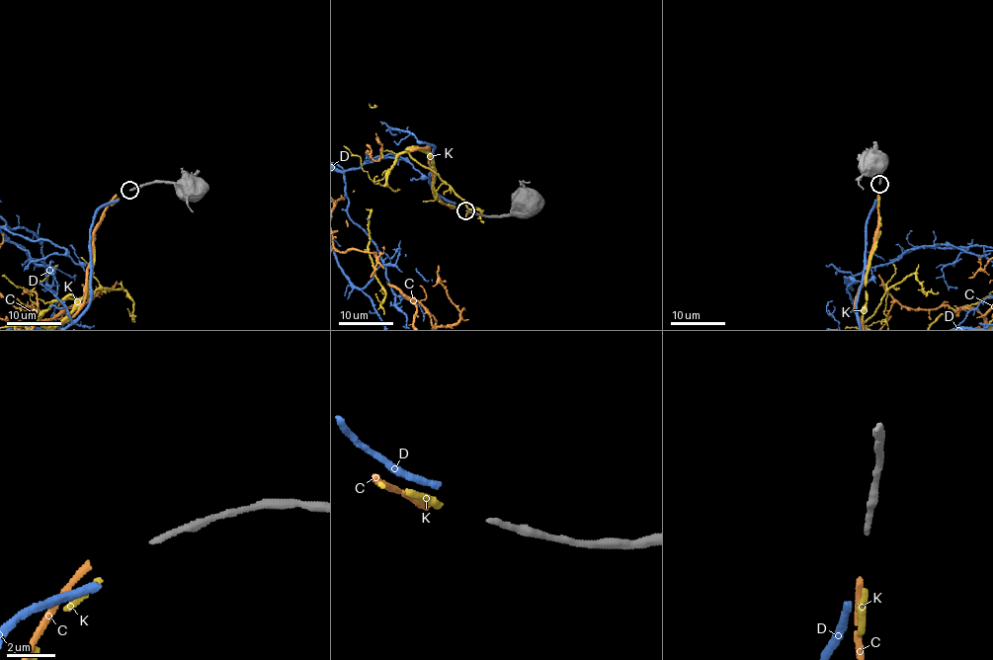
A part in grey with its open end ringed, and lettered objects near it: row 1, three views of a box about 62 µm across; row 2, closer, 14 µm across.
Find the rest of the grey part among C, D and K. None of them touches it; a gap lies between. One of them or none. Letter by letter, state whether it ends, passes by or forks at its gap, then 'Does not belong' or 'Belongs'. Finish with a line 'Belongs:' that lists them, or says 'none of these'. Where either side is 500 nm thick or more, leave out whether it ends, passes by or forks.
C: It ends there. Does not belong
D: It ends there. Does not belong
K: It ends there. Belongs
Belongs: K

